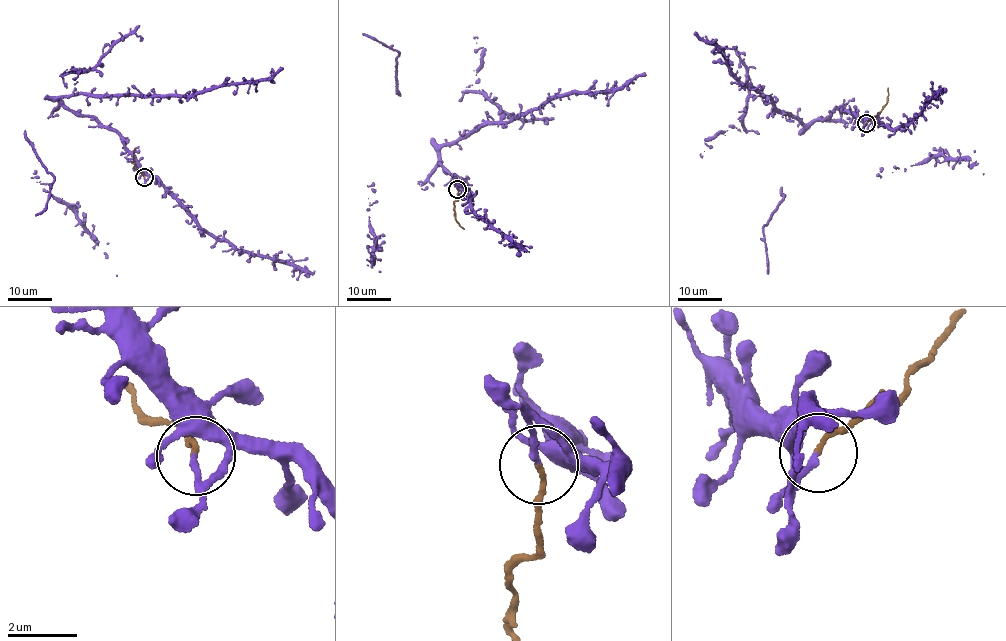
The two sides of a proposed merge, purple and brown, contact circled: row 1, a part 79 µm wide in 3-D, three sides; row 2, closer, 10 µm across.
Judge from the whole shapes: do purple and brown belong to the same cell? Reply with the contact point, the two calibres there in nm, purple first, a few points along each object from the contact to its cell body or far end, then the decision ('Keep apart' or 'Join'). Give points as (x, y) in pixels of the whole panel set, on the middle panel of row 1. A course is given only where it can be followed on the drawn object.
Place: (457, 189). Thickness 160 nm (purple) against 130 nm. Course of purple: (457, 189), (465, 180), (441, 163), (443, 145), (551, 99), (609, 90), (646, 75). Course of brown: (457, 189), (453, 210), (456, 221), (464, 229). Keep apart

